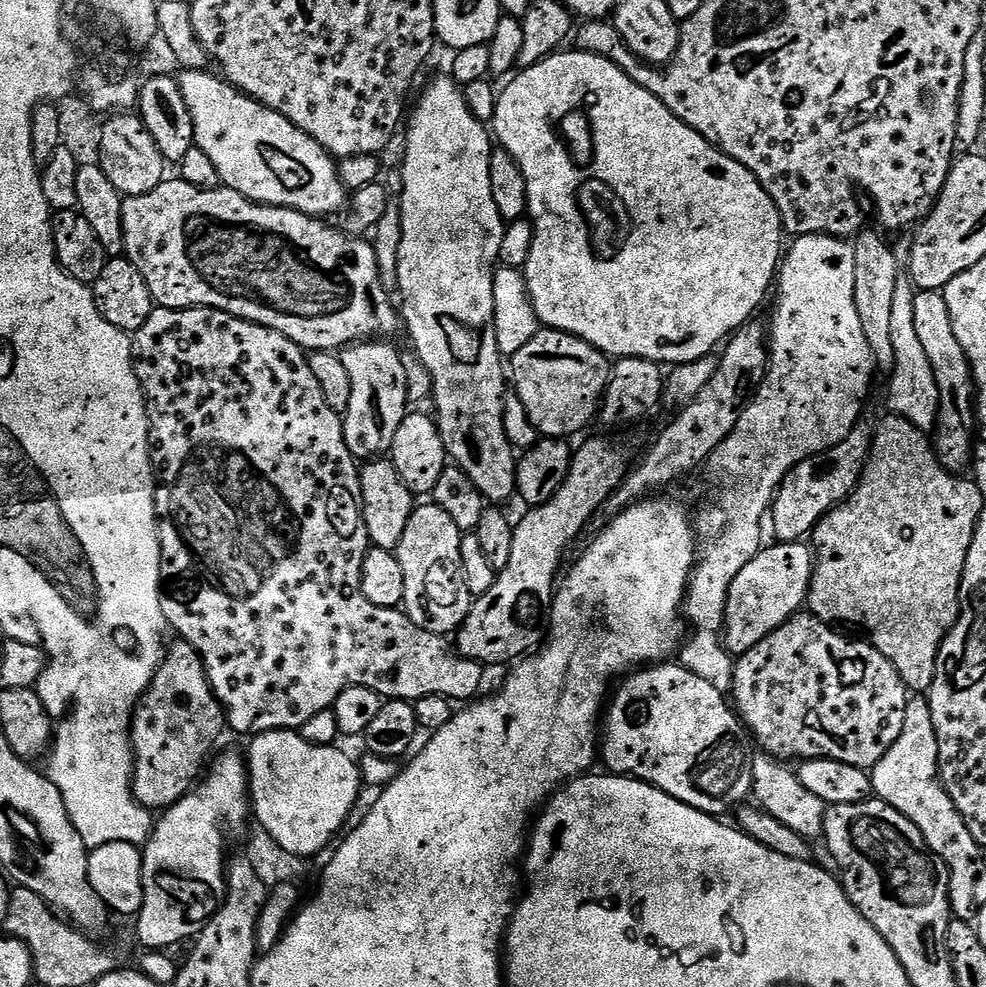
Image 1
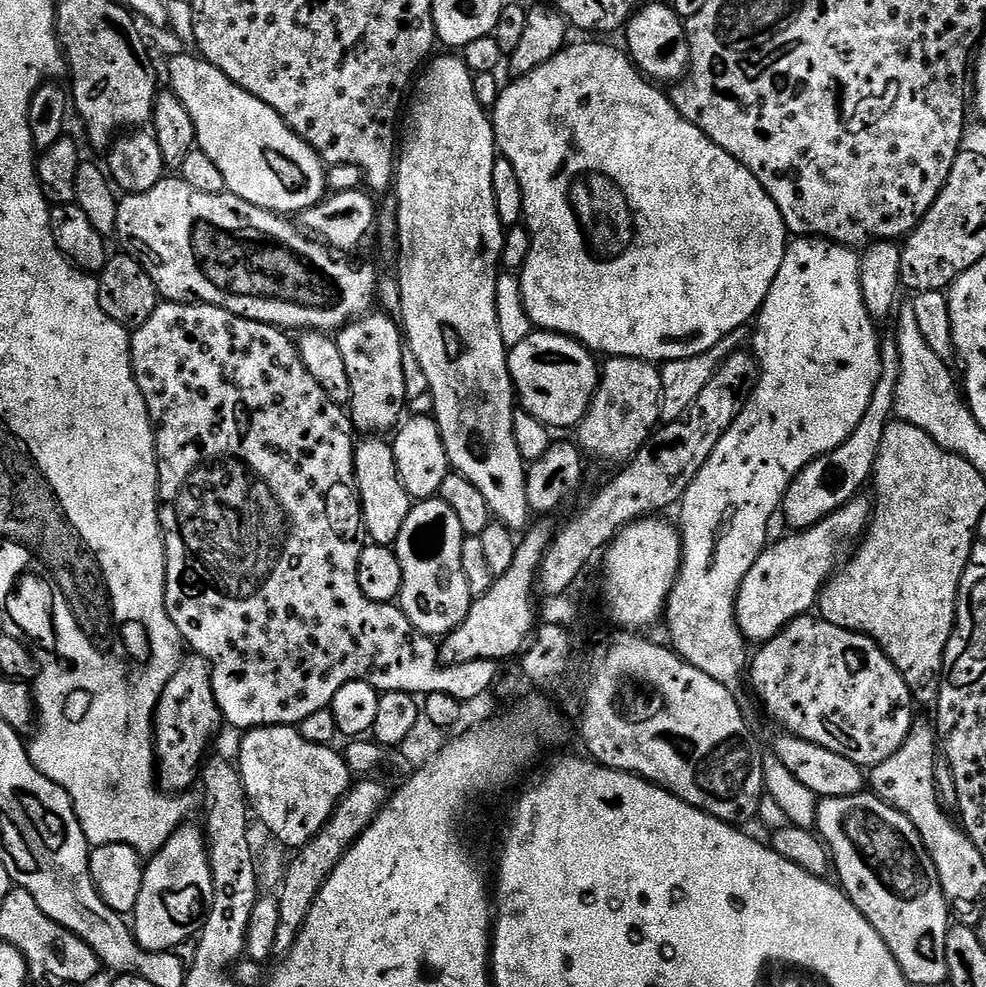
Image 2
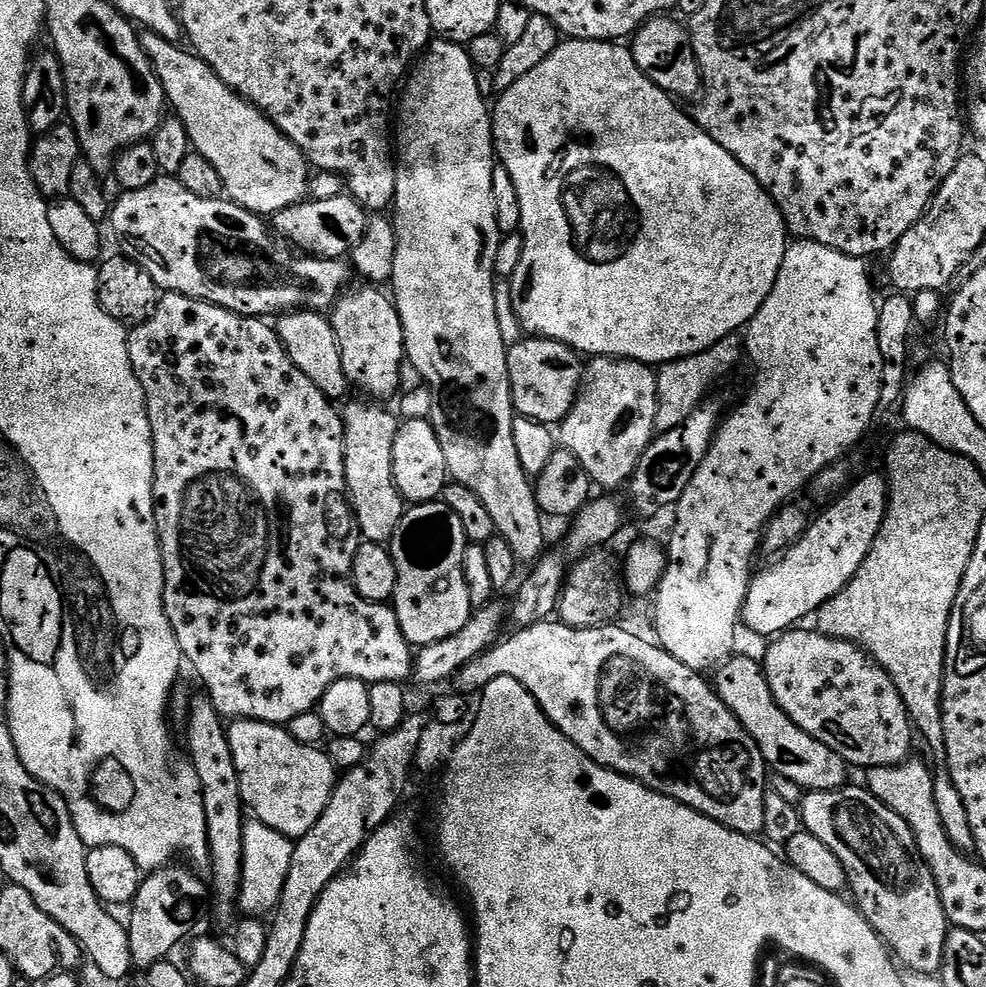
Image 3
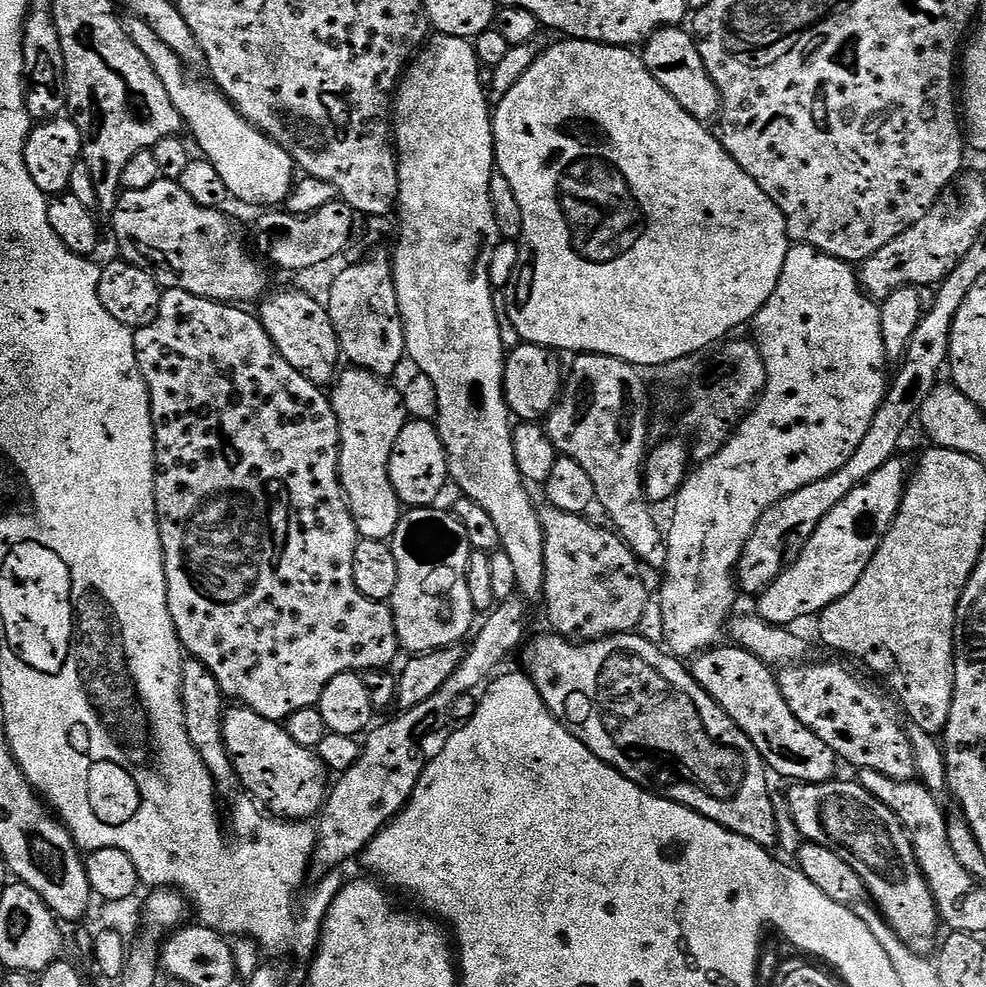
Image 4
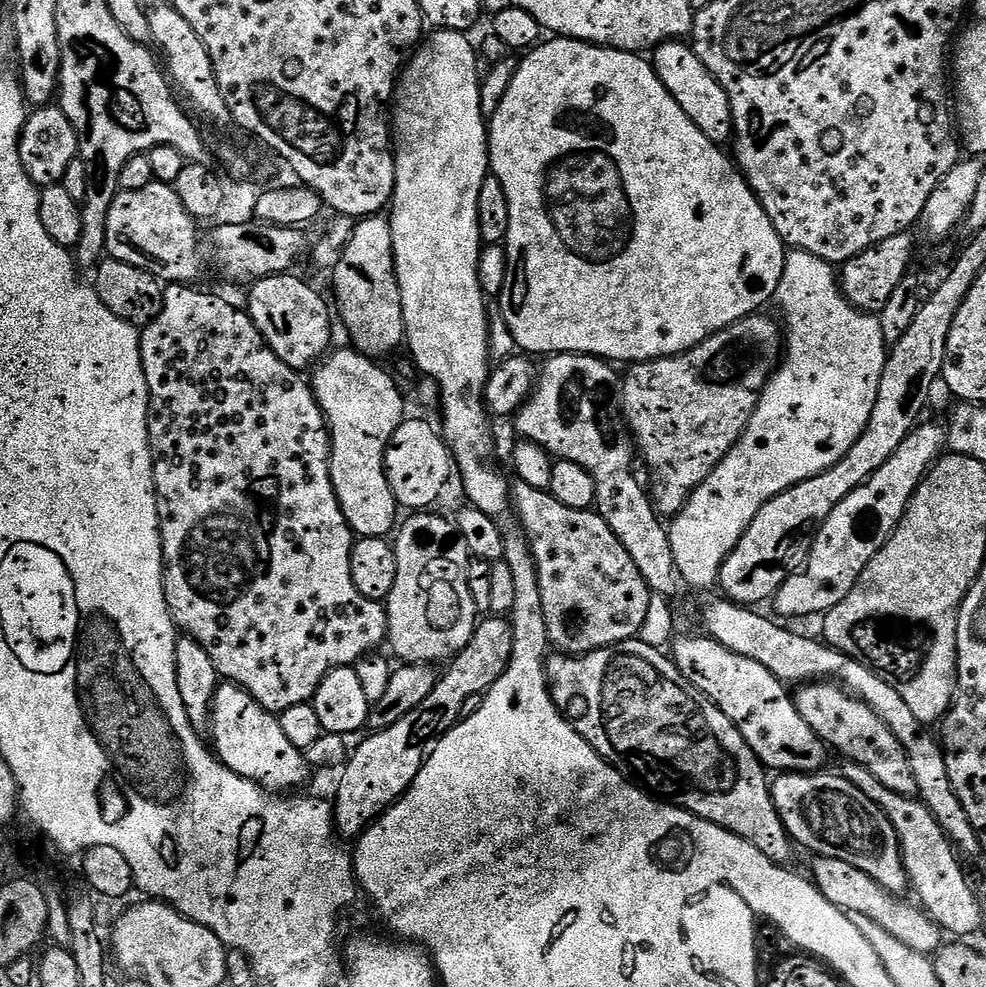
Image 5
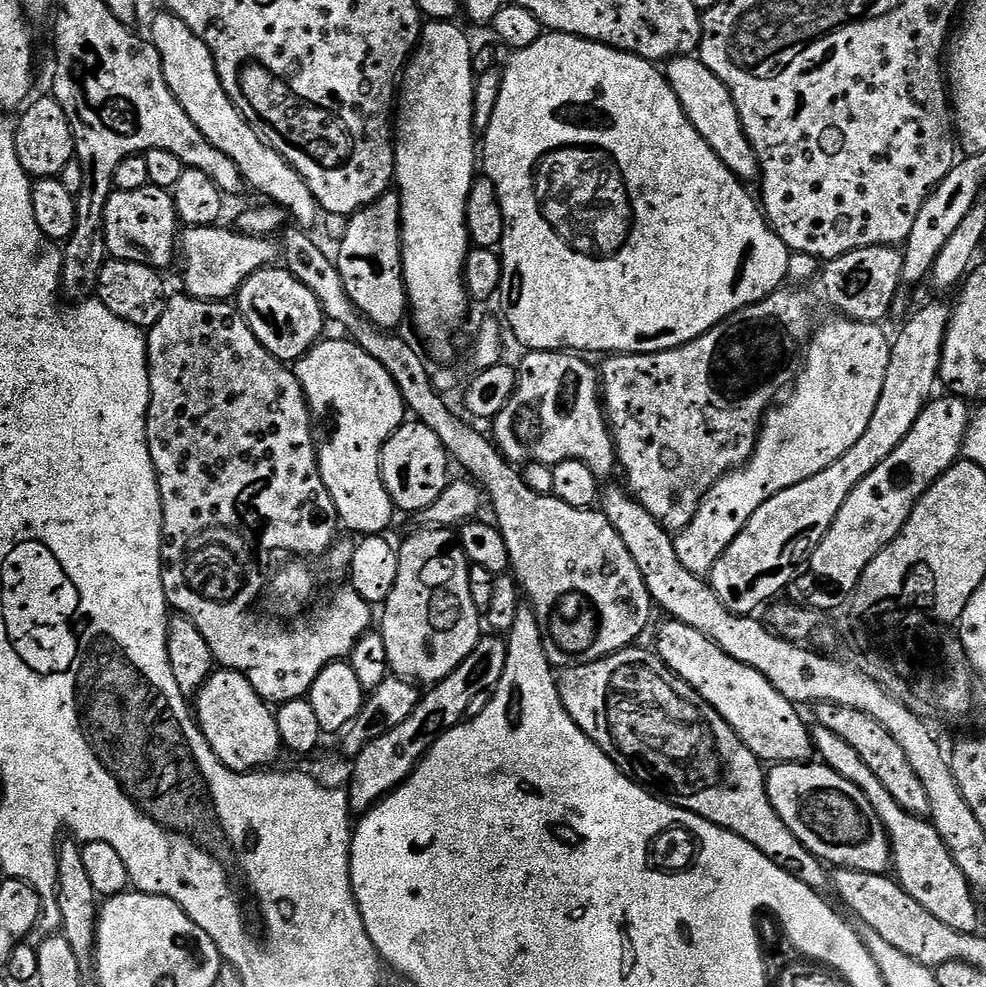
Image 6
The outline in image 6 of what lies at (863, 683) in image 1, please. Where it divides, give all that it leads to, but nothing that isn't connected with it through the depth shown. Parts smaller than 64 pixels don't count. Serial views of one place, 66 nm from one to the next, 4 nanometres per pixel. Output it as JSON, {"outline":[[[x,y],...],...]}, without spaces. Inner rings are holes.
{"outline":[[[821,703],[815,712],[815,723],[826,730],[832,730],[838,738],[842,738],[842,742],[847,742],[858,753],[858,758],[862,758],[862,762],[870,766],[874,778],[878,778],[878,782],[882,782],[882,786],[886,786],[886,790],[894,794],[894,802],[898,802],[898,806],[902,806],[907,812],[913,812],[915,816],[927,817],[930,801],[918,774],[914,774],[914,766],[910,766],[902,746],[898,746],[898,742],[890,738],[889,732],[882,730],[882,726],[878,726],[874,718],[870,718],[870,714],[825,703]]]}

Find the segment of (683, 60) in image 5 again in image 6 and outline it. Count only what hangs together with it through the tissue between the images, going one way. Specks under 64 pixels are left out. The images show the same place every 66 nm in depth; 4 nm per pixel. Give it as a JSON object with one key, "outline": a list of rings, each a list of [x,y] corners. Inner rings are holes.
{"outline":[[[695,55],[677,56],[666,64],[668,86],[674,90],[676,103],[682,106],[684,119],[692,123],[702,138],[706,138],[709,152],[737,176],[742,182],[759,181],[760,163],[754,154],[754,146],[746,138],[746,130],[738,118],[738,110],[734,106],[734,98],[730,90],[716,77]]]}

